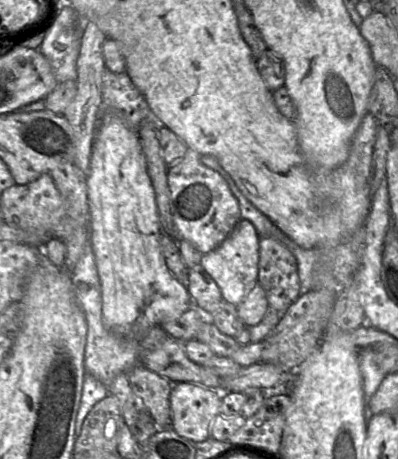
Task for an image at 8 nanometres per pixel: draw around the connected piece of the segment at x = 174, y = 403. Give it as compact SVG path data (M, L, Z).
M178 382L170 394L171 428L181 437L200 443L210 437L210 425L220 414L223 391Z

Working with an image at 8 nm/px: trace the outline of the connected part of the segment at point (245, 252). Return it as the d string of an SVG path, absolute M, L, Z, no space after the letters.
M241 219L229 236L214 250L203 254L200 264L215 280L224 300L238 305L258 282L260 236L255 226Z

